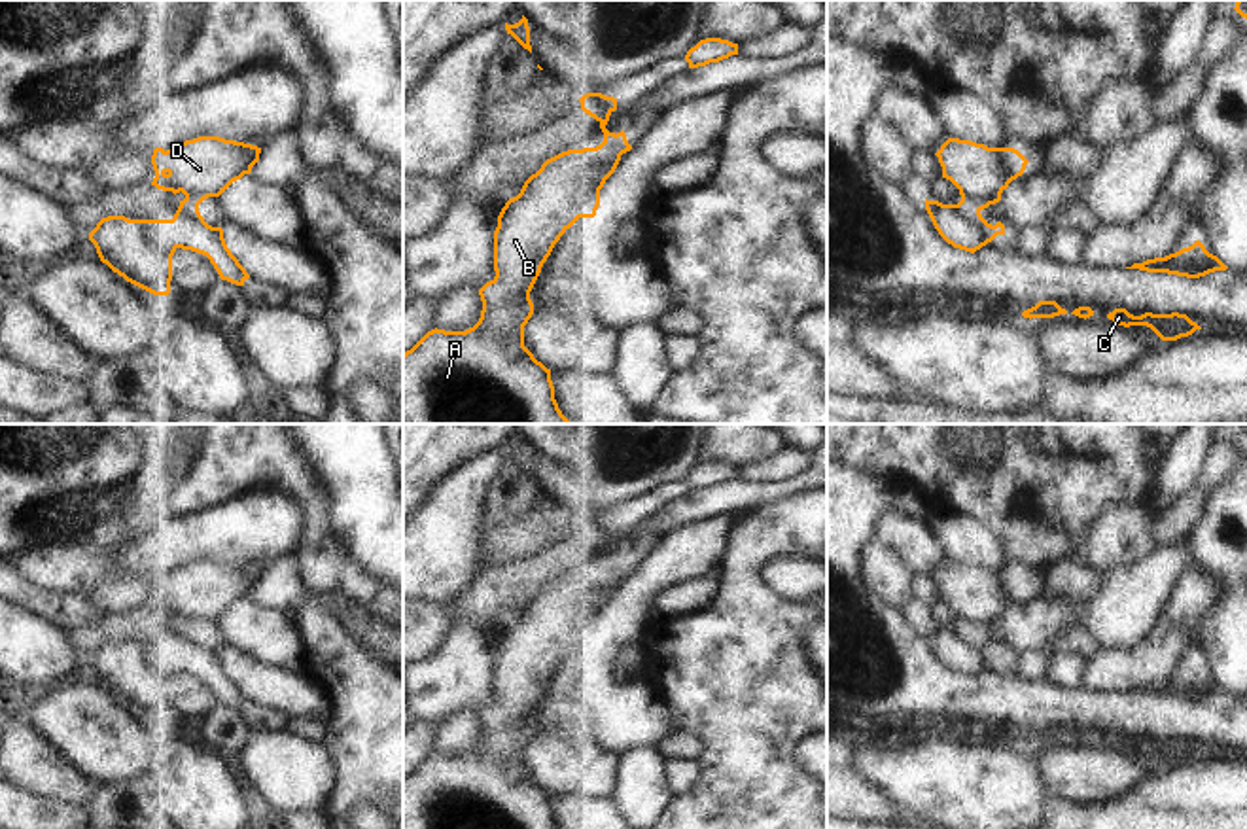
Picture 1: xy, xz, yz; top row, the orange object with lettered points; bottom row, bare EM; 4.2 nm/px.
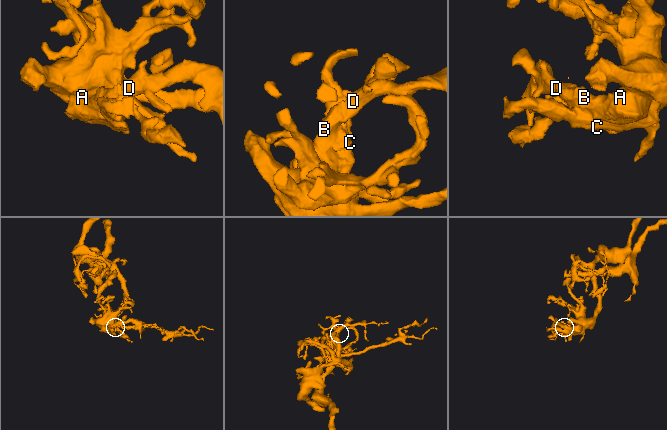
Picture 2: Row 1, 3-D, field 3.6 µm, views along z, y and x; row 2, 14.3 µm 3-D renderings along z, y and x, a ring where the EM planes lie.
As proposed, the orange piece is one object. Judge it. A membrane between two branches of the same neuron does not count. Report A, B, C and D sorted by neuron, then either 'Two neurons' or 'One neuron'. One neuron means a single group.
Groups: A B D / C. Two neurons

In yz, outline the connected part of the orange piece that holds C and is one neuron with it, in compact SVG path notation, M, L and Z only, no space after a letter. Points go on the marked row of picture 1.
M1115 309L1113 312L1107 314L1107 318L1124 327L1147 326L1162 341L1177 341L1181 337L1192 335L1196 329L1202 329L1186 314L1179 314L1179 312L1171 312L1171 314L1145 312L1141 316L1133 316L1126 309Z

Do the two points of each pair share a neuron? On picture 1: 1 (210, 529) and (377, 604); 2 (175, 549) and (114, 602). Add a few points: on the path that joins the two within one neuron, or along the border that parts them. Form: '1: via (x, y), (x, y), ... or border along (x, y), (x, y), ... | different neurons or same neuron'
1: border along (305, 504), (305, 540), (298, 547) | different neurons
2: border along (120, 572), (152, 576) | different neurons

